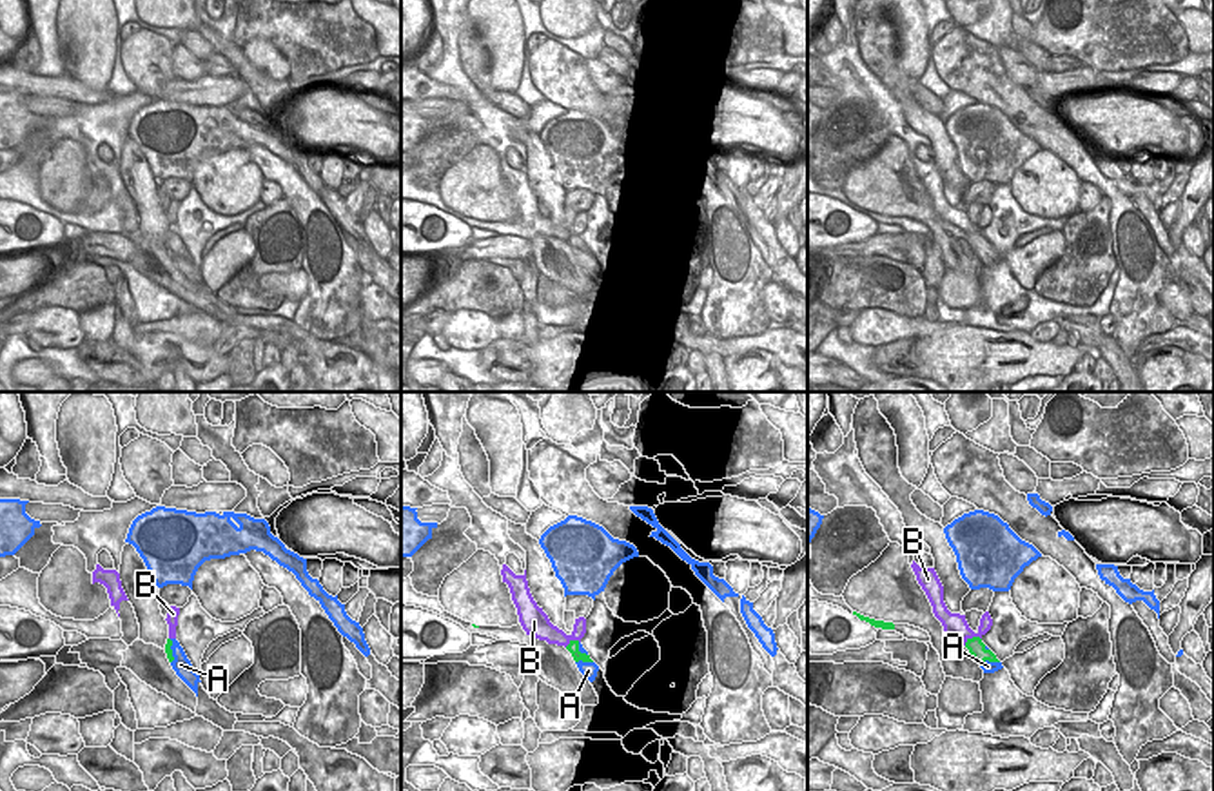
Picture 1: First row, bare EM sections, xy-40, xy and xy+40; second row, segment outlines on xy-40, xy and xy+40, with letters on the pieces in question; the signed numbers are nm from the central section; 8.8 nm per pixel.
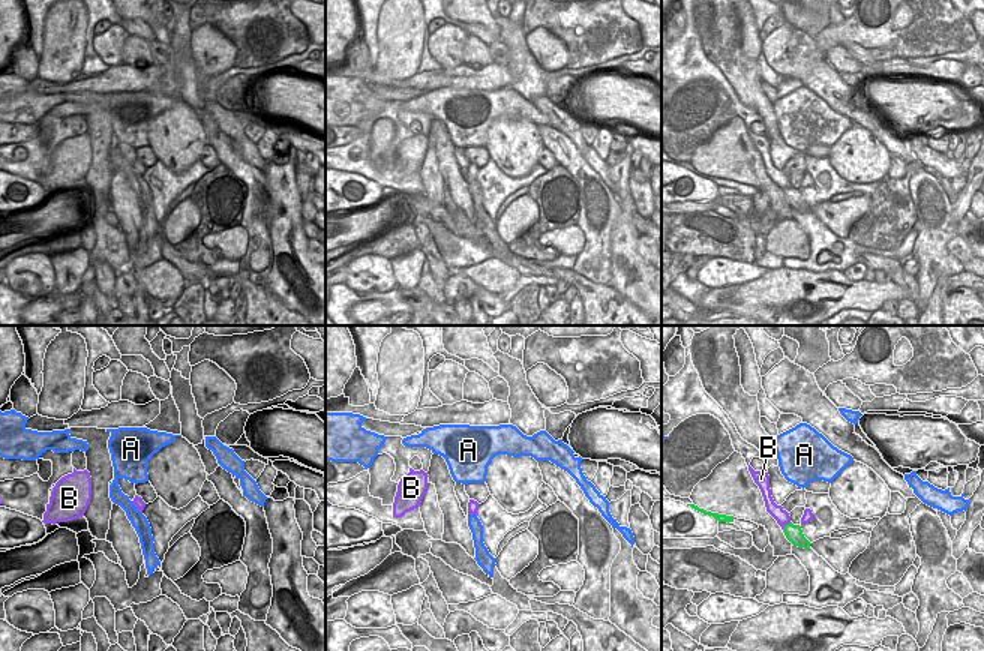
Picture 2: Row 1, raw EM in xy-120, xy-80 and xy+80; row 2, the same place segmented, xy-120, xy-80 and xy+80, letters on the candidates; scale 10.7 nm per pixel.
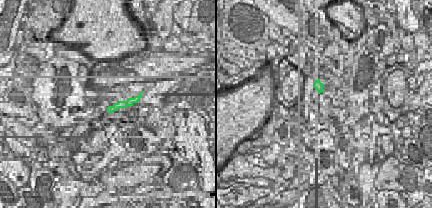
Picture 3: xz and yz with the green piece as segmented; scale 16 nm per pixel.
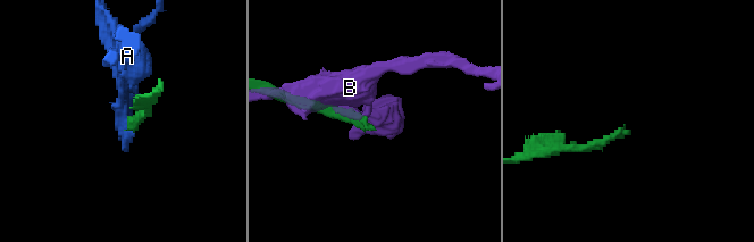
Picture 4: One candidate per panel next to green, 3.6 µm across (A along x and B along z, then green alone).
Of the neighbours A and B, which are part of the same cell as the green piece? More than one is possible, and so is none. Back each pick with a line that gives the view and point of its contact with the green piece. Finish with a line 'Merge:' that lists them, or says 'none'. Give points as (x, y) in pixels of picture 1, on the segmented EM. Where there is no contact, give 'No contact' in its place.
Merge: none

